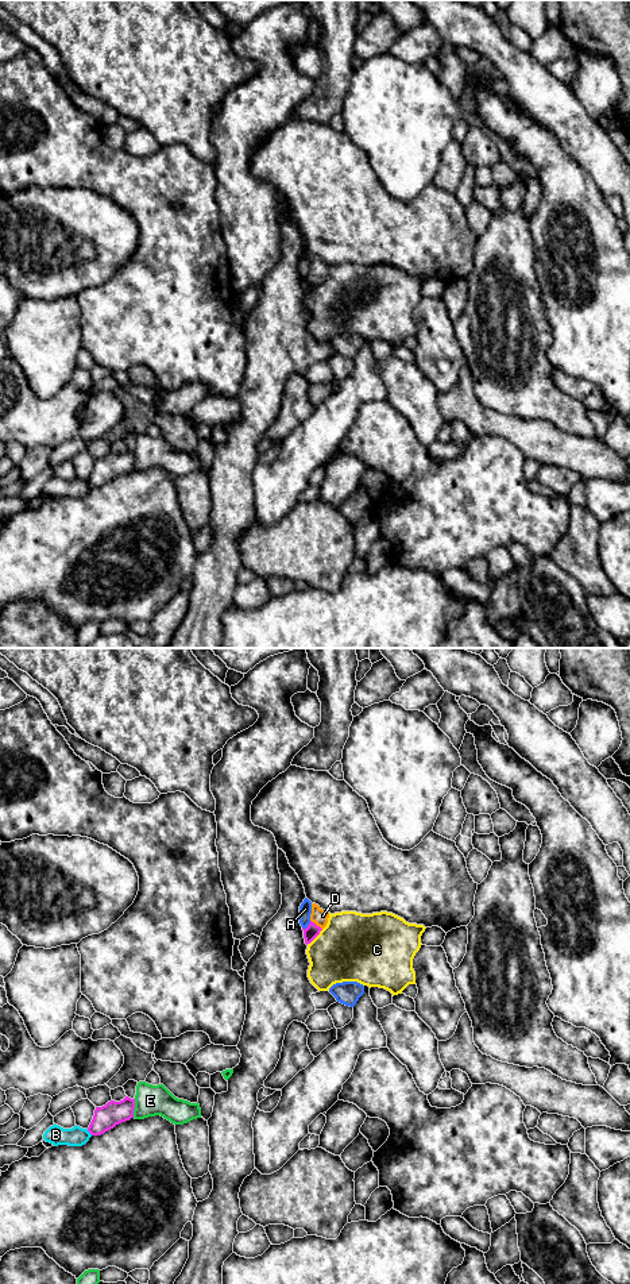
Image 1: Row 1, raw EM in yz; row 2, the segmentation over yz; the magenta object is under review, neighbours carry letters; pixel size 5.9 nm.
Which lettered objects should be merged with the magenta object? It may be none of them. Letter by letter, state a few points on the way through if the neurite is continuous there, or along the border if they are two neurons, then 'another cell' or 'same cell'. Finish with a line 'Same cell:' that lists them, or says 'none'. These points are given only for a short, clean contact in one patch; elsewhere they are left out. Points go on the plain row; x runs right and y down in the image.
A: along yz (310, 273), (302, 280) | another cell
B: another cell
C: another cell
D: across yz (312, 282), (314, 276), (320, 269) | same cell
E: another cell
Same cell: D

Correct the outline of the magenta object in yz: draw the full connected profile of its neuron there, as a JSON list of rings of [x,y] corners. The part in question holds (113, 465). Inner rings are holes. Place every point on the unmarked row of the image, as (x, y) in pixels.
[[[125,448],[120,454],[111,452],[103,459],[96,459],[88,479],[92,487],[101,487],[116,477],[134,470],[135,451]]]

